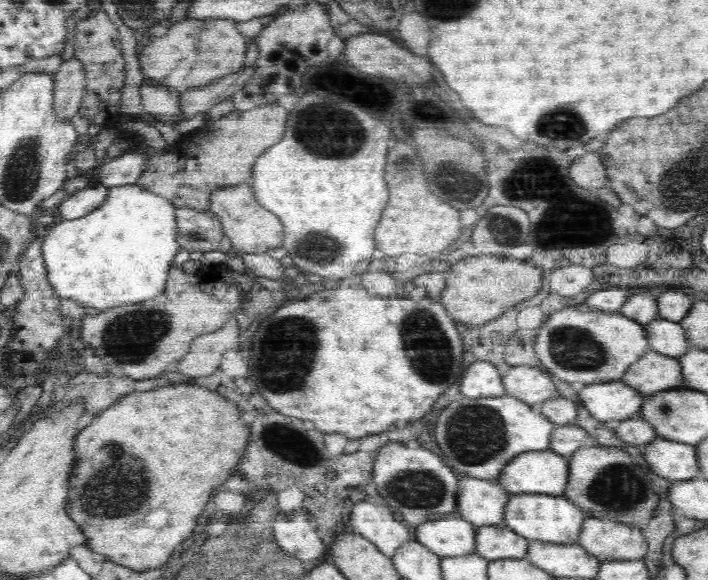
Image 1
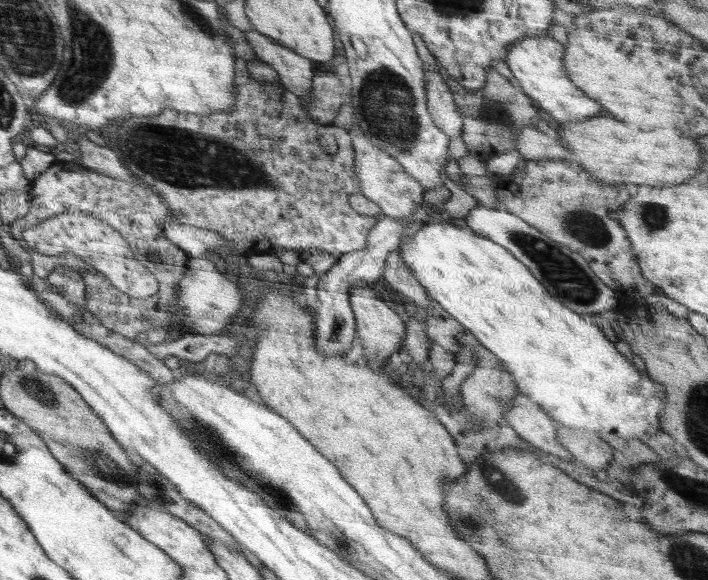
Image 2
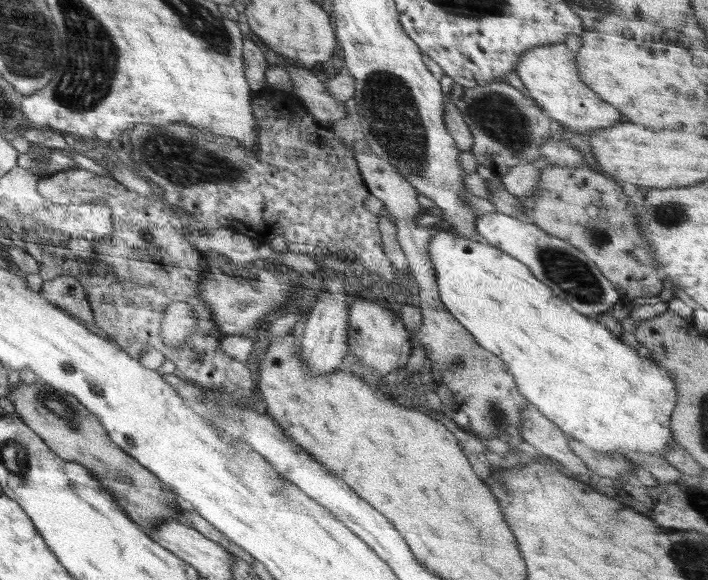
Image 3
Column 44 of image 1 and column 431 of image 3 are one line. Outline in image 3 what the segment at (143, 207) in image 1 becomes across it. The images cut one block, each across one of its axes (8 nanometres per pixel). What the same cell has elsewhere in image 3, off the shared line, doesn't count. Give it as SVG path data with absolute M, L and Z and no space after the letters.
M450 230L437 231L434 236L431 236L427 244L427 253L429 261L433 264L436 271L436 287L446 311L450 313L460 324L468 330L469 334L475 339L475 342L492 354L499 356L507 366L507 371L514 377L517 389L520 394L526 398L527 402L532 404L544 417L554 422L563 430L564 434L572 439L583 442L586 446L592 447L601 453L612 453L619 455L635 453L648 453L654 456L663 457L663 452L668 450L668 447L675 447L677 442L673 437L670 428L670 419L674 408L676 408L676 390L674 390L674 377L665 368L660 368L651 357L642 358L636 352L637 348L630 348L620 340L620 336L612 336L610 330L604 325L596 322L590 316L582 315L572 309L562 298L556 296L550 291L540 280L537 280L528 267L520 262L517 258L502 252L502 249L489 245L486 242L476 242L470 239L465 239L454 234Z

